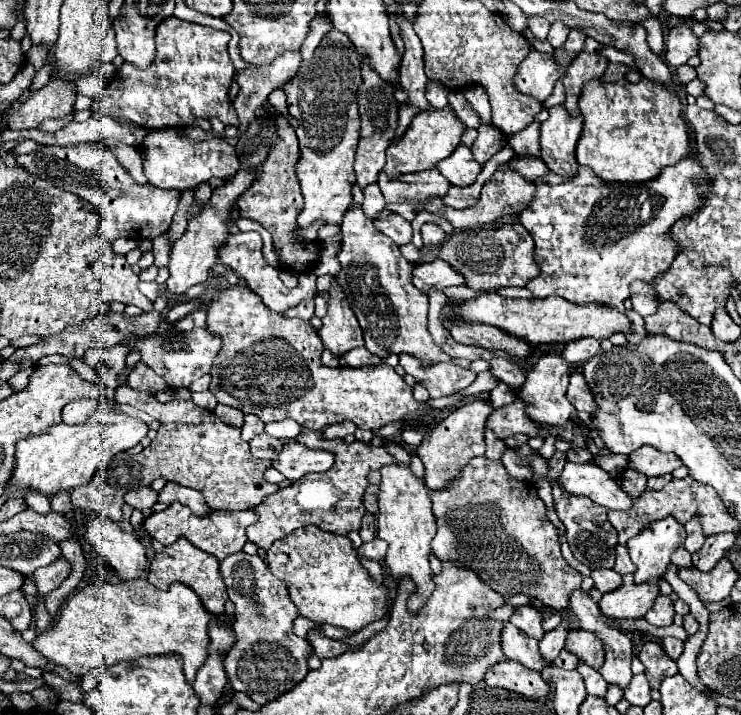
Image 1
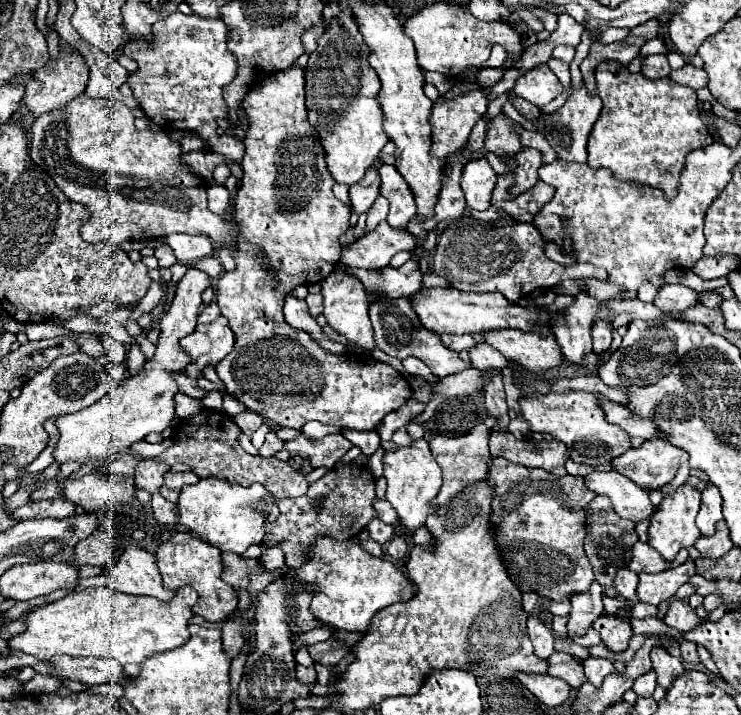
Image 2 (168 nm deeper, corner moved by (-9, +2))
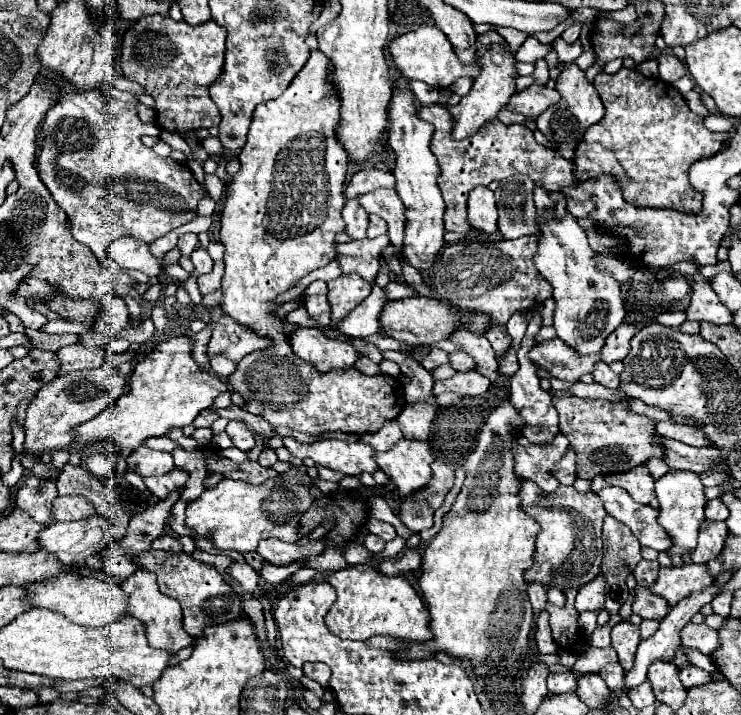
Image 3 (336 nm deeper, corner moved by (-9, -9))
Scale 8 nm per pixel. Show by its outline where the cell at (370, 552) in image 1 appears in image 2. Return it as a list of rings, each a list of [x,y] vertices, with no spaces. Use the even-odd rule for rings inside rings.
[[[393,537],[393,539],[387,543],[385,549],[387,549],[387,553],[389,553],[391,557],[401,559],[401,557],[405,555],[405,551],[407,551],[407,543],[405,543],[403,537]]]

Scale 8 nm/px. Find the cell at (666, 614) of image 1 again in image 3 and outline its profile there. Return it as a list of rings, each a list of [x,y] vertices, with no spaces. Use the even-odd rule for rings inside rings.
[[[687,624],[681,630],[681,644],[687,648],[695,648],[705,656],[711,656],[719,648],[719,634],[707,624]]]

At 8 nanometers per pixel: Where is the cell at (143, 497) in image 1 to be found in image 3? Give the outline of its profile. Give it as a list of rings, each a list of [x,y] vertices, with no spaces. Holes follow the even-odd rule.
[[[141,444],[131,456],[127,456],[127,466],[139,476],[163,476],[165,472],[175,468],[173,456],[169,452],[151,450],[145,444]]]

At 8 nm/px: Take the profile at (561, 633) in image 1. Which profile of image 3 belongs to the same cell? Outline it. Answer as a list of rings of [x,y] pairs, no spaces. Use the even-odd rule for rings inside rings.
[[[599,574],[587,586],[579,588],[579,594],[577,594],[577,600],[575,600],[575,608],[579,612],[601,610],[603,608],[603,600],[605,600],[605,576]]]

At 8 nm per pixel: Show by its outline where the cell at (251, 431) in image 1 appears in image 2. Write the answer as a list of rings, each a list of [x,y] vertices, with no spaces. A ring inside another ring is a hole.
[[[245,411],[245,413],[239,413],[237,417],[235,417],[235,423],[243,429],[243,433],[247,435],[247,437],[251,437],[261,425],[263,425],[263,417],[259,415],[259,413],[255,413],[255,411]]]

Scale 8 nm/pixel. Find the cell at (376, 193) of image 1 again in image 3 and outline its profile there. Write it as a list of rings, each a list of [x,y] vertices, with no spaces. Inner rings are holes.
[[[369,216],[369,228],[367,228],[367,238],[377,238],[381,234],[385,234],[387,224],[383,224],[383,220],[379,220],[379,216]]]

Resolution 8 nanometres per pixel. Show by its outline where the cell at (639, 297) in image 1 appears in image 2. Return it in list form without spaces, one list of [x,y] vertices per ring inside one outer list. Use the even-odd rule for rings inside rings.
[[[663,285],[655,297],[655,307],[661,311],[685,311],[699,301],[697,291],[685,285]]]

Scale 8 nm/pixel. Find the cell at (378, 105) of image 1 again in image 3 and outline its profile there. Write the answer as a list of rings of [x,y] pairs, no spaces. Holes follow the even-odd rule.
[[[347,200],[345,202],[343,222],[345,222],[345,234],[349,234],[353,240],[365,238],[365,232],[367,232],[367,212],[355,200]]]

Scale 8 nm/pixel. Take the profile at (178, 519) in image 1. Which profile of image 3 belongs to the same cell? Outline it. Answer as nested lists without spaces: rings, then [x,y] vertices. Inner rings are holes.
[[[291,466],[279,478],[269,478],[263,484],[249,484],[243,480],[223,478],[217,486],[205,490],[197,500],[187,504],[185,524],[199,536],[207,538],[221,550],[235,550],[239,554],[253,552],[259,540],[279,538],[283,542],[299,542],[301,516],[313,506],[309,486],[315,486],[307,474],[307,466]]]

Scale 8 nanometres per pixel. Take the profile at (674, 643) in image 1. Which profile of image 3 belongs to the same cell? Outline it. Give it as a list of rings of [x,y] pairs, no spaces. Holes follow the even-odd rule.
[[[689,666],[689,668],[683,668],[683,670],[679,672],[679,678],[681,678],[683,686],[689,690],[689,688],[693,688],[693,686],[703,686],[703,684],[707,684],[707,682],[709,682],[709,672],[705,672],[705,670],[697,668],[697,666]]]

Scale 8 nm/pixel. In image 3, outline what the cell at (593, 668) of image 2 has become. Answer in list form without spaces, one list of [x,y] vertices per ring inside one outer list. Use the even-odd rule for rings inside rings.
[[[619,662],[607,664],[607,666],[599,672],[599,676],[607,682],[607,686],[609,686],[611,690],[617,690],[617,688],[623,688],[623,686],[625,686],[625,684],[623,684],[625,670],[621,668],[621,664],[619,664]]]

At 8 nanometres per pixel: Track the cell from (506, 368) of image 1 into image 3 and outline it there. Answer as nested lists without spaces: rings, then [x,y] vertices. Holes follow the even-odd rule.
[[[451,352],[449,354],[449,366],[453,368],[453,370],[457,370],[457,372],[465,372],[465,370],[473,370],[475,368],[475,362],[473,362],[473,358],[469,356],[469,354],[465,354],[465,352]]]

